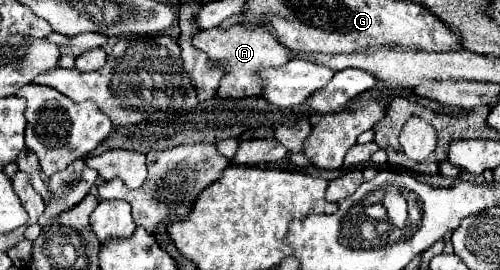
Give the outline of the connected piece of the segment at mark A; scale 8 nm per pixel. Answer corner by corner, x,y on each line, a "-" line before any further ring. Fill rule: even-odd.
239,24
231,26
229,30
211,28
205,32
197,32
193,36
193,46
201,52
205,52
211,60
219,62
225,68
225,74
221,78
217,96
219,98
249,98
249,96
261,96
261,84
257,84
255,74
263,68
283,66
287,62
287,50
279,44
279,40
269,32
269,28
241,28

